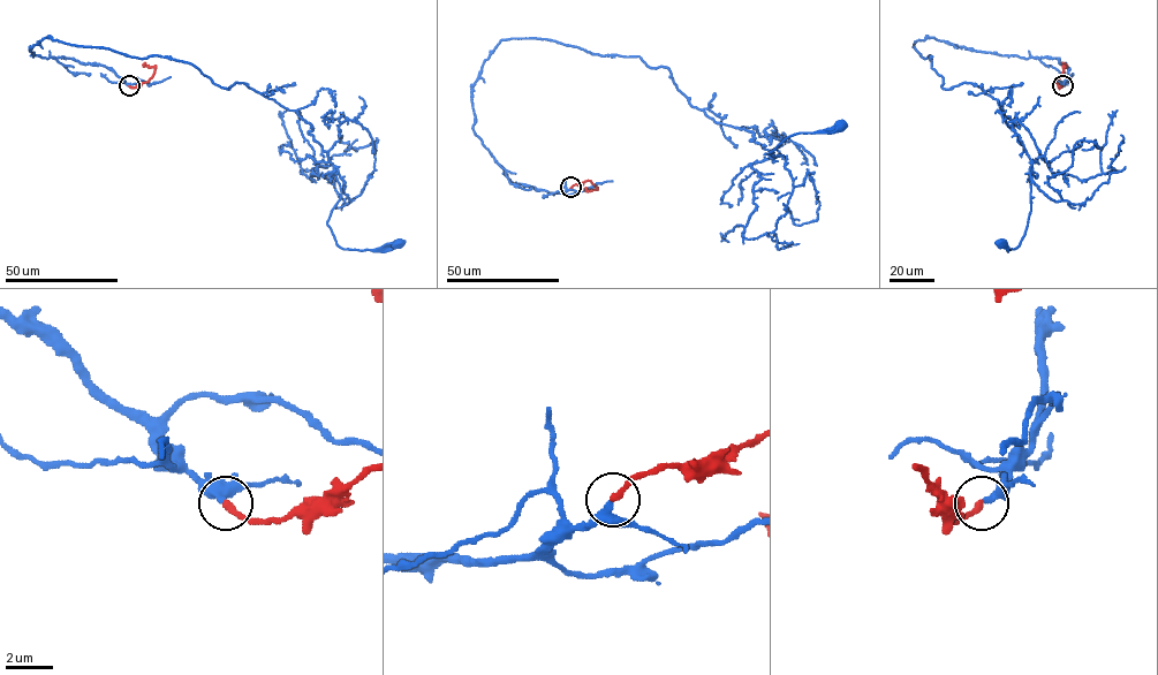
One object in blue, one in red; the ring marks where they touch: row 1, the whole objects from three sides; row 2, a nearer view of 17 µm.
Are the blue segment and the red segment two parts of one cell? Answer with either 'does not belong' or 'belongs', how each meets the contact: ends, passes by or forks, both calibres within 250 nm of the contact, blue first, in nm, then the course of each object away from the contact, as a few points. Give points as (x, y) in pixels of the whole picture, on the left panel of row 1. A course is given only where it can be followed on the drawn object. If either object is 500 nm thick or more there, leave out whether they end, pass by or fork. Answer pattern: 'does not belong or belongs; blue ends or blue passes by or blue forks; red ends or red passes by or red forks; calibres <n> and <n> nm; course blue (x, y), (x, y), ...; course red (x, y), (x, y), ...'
belongs; blue ends; red ends; calibres 400 and 280 nm; course blue (129, 85), (30, 47), (243, 82), (327, 152), (337, 243), (398, 243); course red (129, 85), (138, 86), (152, 76), (154, 68), (145, 62)

